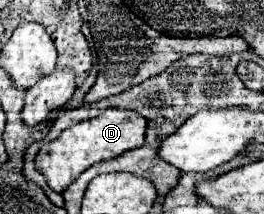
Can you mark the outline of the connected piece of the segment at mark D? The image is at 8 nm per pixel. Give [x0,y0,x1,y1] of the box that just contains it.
[35,108,147,192]

